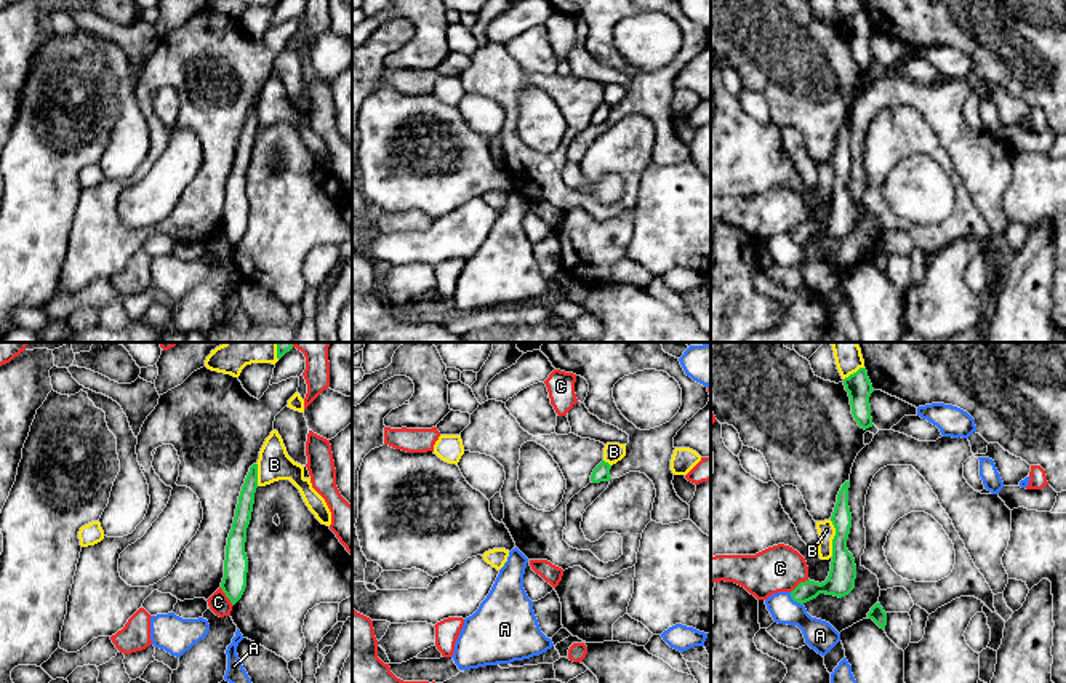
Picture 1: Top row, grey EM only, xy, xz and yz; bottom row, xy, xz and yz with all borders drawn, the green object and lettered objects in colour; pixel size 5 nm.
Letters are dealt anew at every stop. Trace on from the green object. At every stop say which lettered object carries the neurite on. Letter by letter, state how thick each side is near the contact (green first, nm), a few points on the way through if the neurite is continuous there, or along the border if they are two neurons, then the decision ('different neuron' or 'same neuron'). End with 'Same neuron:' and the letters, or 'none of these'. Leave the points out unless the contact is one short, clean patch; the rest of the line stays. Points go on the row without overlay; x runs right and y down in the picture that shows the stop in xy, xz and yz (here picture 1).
A: 140 nm thick on the green side, 160 nm on the other; different neuron
B: 140 nm thick on the green side, 90 nm on the other; different neuron
C: 130 nm thick on the green side, 100 nm on the other; different neuron
Same neuron: none of these

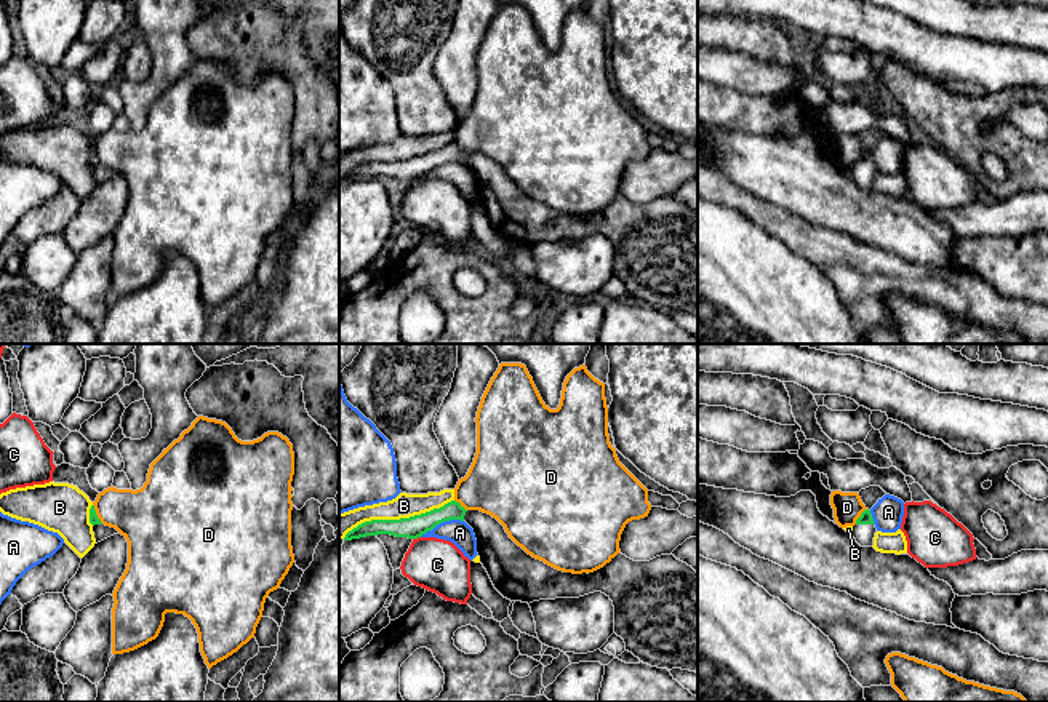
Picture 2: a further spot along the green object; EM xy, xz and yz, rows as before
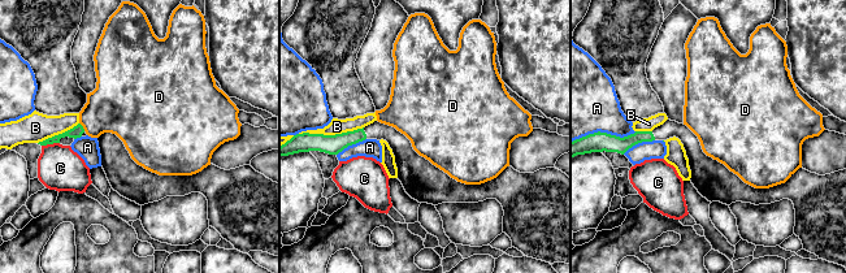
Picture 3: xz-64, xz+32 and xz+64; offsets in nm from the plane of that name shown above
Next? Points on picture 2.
A: 110 nm thick on the green side, 120 nm on the other; different neuron
B: 110 nm thick on the green side, 120 nm on the other; different neuron
C: 110 nm thick on the green side, 260 nm on the other; different neuron
D: 60 nm thick on the green side, 140 nm on the other; border along yz (868, 151), (855, 165); different neuron
Same neuron: none of these

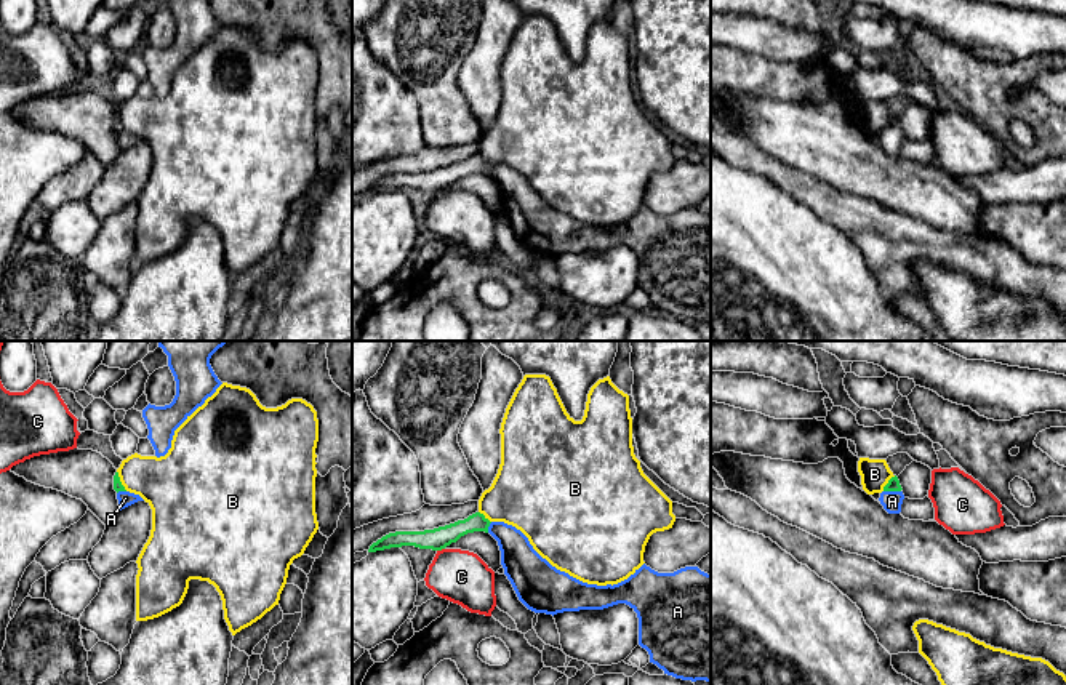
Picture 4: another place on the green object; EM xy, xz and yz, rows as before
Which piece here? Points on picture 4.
A: 60 nm thick on the green side, 100 nm on the other; runs through yz (893, 125), (892, 132), (892, 143); same neuron
B: 60 nm thick on the green side, 140 nm on the other; border along yz (895, 117), (882, 132); different neuron
C: 110 nm thick on the green side, 260 nm on the other; different neuron
Same neuron: A

